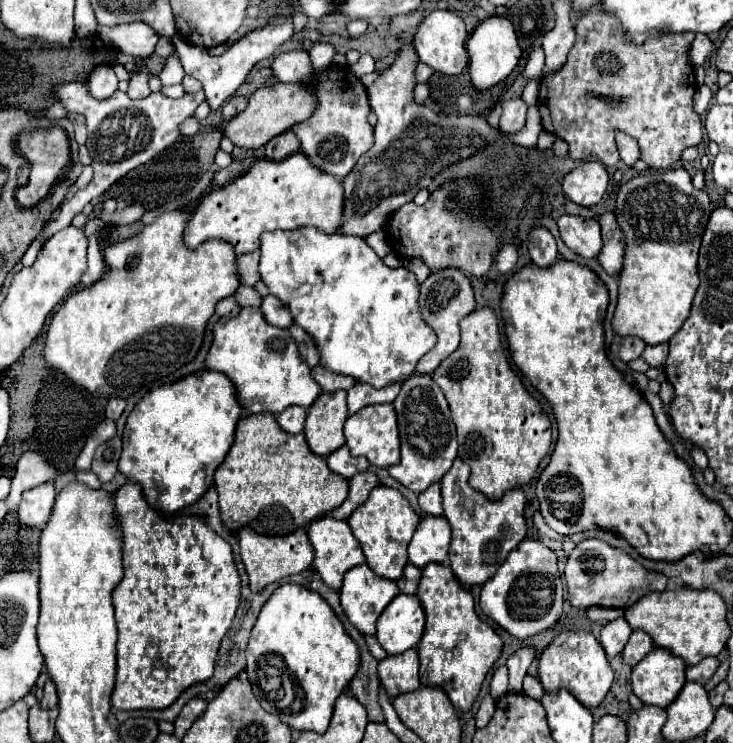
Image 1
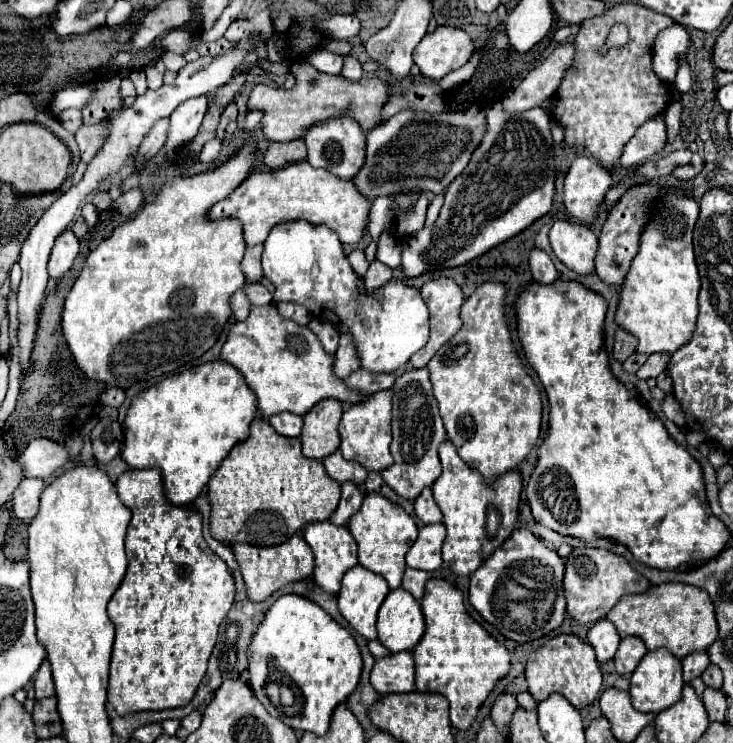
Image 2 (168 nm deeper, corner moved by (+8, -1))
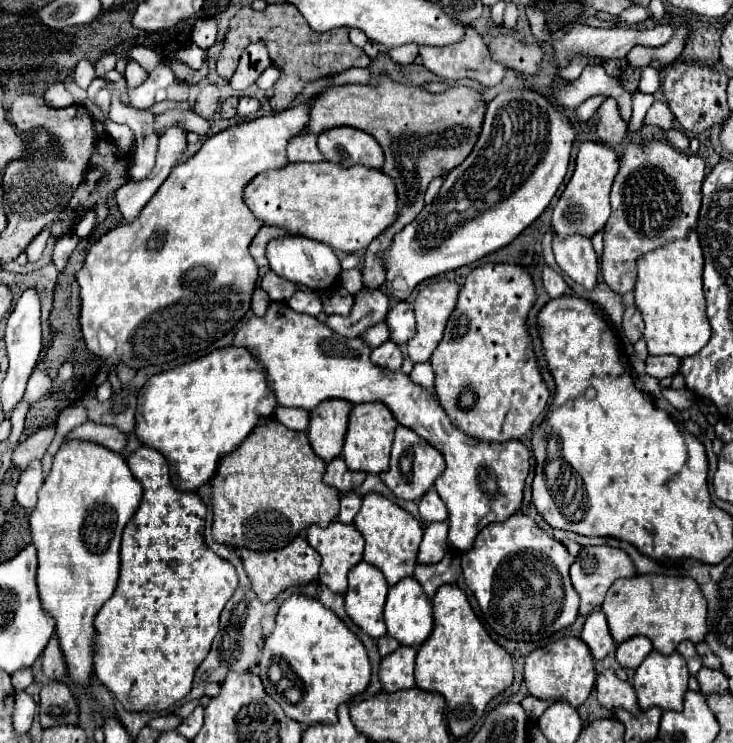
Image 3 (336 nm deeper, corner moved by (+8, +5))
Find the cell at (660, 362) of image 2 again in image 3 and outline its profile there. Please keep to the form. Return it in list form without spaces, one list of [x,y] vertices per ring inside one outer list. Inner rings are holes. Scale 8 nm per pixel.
[[[648,356],[646,358],[646,374],[662,380],[670,374],[676,374],[680,366],[680,358],[676,356]]]

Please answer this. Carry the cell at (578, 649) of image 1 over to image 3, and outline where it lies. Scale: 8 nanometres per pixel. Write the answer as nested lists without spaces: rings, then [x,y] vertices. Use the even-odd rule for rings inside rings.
[[[562,636],[552,644],[532,650],[524,660],[524,682],[532,696],[540,700],[562,698],[568,700],[574,708],[578,708],[592,692],[596,684],[594,658],[584,640],[576,636]]]

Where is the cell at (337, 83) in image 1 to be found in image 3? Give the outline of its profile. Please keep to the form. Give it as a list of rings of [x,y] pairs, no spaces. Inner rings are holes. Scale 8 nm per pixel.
[[[352,126],[324,130],[318,136],[318,148],[324,154],[326,162],[334,162],[344,168],[362,164],[380,170],[384,164],[380,144],[370,134],[356,130]]]

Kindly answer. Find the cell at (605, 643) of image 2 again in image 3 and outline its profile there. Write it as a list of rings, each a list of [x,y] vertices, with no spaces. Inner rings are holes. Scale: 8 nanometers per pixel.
[[[594,610],[588,616],[580,638],[588,644],[594,660],[602,660],[610,650],[616,648],[612,634],[608,634],[608,622],[606,622],[606,616],[602,610]]]

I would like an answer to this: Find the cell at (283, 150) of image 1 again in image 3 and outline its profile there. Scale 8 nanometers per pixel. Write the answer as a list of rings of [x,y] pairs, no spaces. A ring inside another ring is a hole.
[[[300,134],[288,142],[288,162],[322,162],[314,134]]]

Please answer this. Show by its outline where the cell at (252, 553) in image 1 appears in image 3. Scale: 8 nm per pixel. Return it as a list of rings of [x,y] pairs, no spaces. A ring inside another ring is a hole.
[[[300,536],[296,540],[292,540],[286,548],[270,550],[270,552],[256,552],[256,550],[242,548],[240,556],[242,556],[242,562],[244,562],[246,574],[252,582],[252,590],[256,592],[256,596],[262,602],[274,600],[288,586],[308,584],[308,582],[314,582],[318,578],[320,554],[316,554],[316,550],[312,550],[312,546],[308,546],[308,540],[300,538]]]

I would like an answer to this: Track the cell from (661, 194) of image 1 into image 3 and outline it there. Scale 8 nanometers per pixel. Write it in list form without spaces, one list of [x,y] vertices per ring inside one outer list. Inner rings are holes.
[[[690,232],[680,240],[670,240],[636,260],[638,278],[634,286],[634,304],[646,324],[644,340],[648,354],[674,354],[686,358],[702,350],[708,342],[710,324],[702,292],[702,264],[704,258],[696,232]]]

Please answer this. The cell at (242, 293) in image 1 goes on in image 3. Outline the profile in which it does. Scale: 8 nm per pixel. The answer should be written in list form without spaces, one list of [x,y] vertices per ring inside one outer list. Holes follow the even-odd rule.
[[[272,270],[266,272],[266,276],[262,278],[260,286],[266,290],[266,294],[268,294],[272,300],[280,300],[280,302],[282,302],[282,300],[286,302],[286,300],[296,292],[296,284],[280,278],[280,276],[274,274]]]

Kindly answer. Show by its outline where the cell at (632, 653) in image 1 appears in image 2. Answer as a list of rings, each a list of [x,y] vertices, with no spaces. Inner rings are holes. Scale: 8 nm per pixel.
[[[636,636],[624,638],[616,650],[616,656],[614,656],[616,672],[622,676],[630,676],[646,652],[648,650],[640,638],[636,638]]]

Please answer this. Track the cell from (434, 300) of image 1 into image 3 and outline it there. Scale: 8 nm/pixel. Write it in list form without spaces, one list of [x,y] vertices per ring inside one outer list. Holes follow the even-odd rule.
[[[452,280],[430,282],[418,292],[414,300],[418,334],[412,342],[408,342],[408,358],[412,362],[430,360],[442,338],[446,322],[456,308],[458,292],[460,288]]]

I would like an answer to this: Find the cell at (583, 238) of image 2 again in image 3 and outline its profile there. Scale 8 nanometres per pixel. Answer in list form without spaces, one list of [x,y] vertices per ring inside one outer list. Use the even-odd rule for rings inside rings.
[[[570,234],[566,238],[554,236],[552,240],[556,264],[568,274],[574,282],[584,288],[594,288],[598,282],[598,256],[594,252],[592,240],[582,234]]]

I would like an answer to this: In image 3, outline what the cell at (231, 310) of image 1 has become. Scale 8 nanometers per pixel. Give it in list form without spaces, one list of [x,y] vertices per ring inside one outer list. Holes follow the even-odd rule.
[[[260,286],[254,288],[254,296],[252,296],[252,312],[254,314],[264,314],[264,310],[268,308],[268,294],[264,294],[264,290]]]

